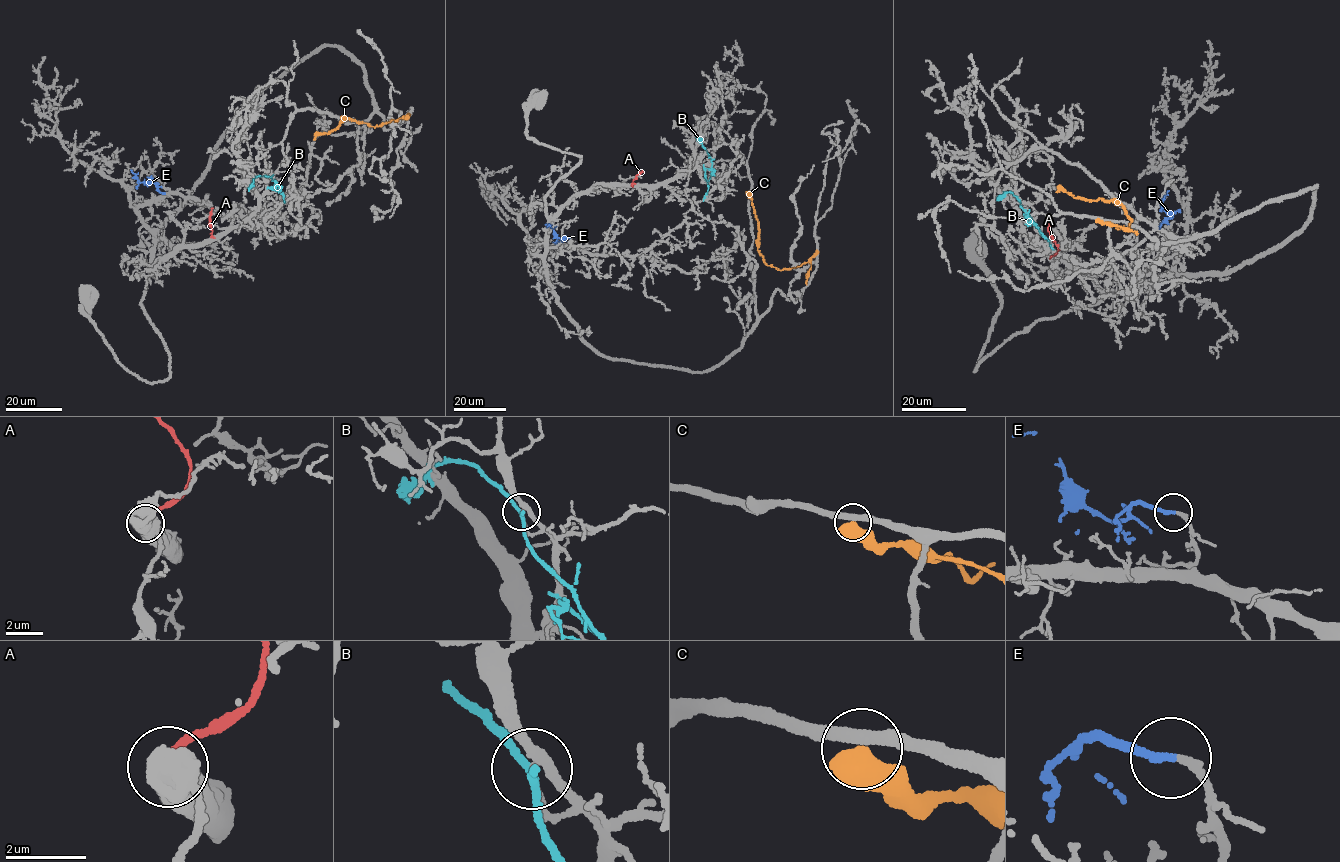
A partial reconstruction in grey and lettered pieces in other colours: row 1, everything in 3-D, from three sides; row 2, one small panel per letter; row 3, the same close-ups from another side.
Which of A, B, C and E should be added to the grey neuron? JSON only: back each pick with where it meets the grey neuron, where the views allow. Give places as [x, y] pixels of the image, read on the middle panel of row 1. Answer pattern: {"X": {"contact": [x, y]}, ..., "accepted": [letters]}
{"E": {"contact": [569, 237]}, "accepted": ["E"]}

